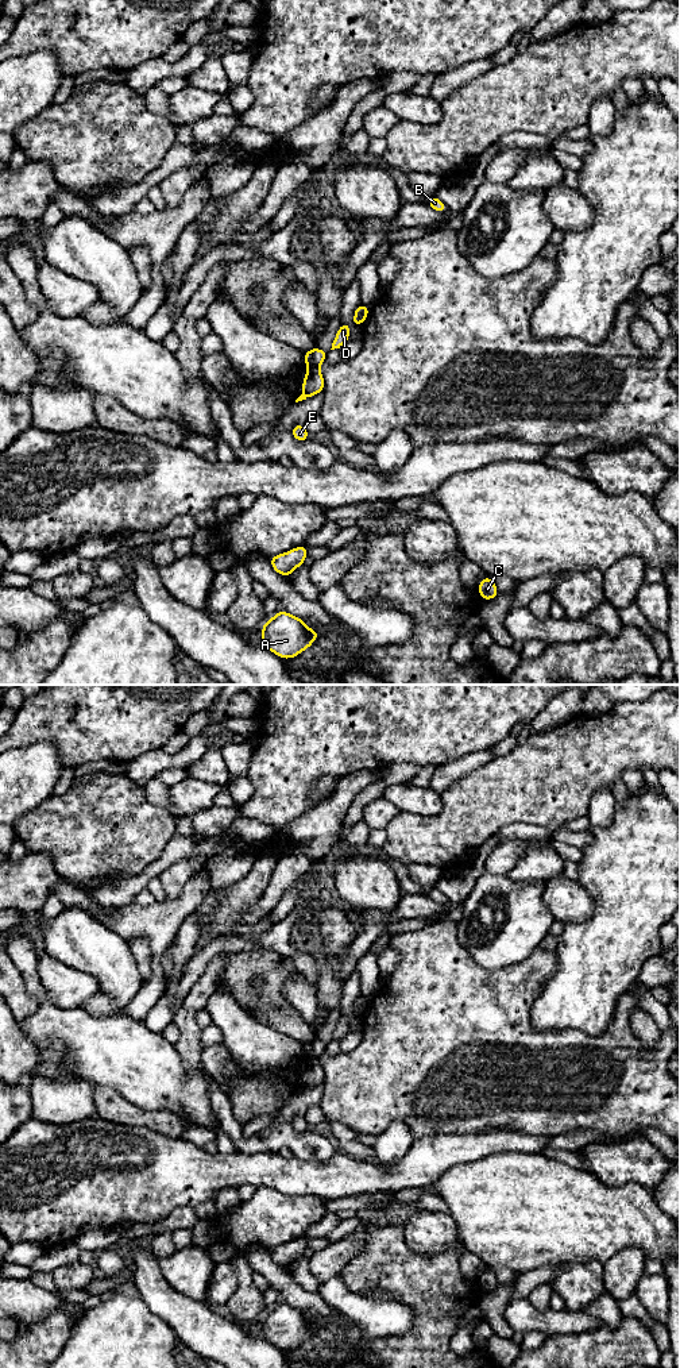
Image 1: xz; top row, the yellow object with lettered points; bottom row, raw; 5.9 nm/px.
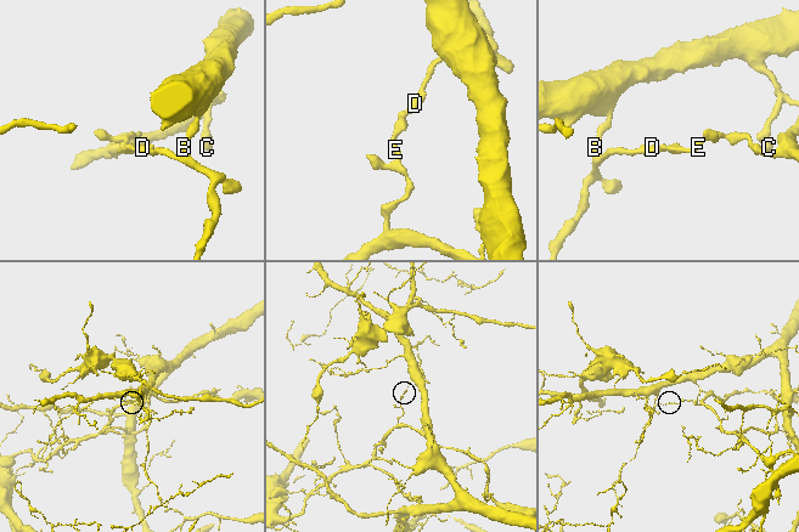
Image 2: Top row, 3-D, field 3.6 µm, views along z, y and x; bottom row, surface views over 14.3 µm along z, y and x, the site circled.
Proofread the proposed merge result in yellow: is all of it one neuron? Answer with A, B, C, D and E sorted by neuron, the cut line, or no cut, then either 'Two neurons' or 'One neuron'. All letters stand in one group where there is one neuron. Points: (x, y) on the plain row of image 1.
Groups: A E / B C D. Split along xz (317, 1056), (309, 1059). Two neurons

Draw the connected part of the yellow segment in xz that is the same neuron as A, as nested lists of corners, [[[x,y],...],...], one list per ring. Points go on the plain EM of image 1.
[[[278,1302],[262,1317],[262,1321],[259,1337],[282,1350],[295,1349],[321,1326],[320,1322],[312,1322],[302,1310],[291,1307],[286,1302]]]

